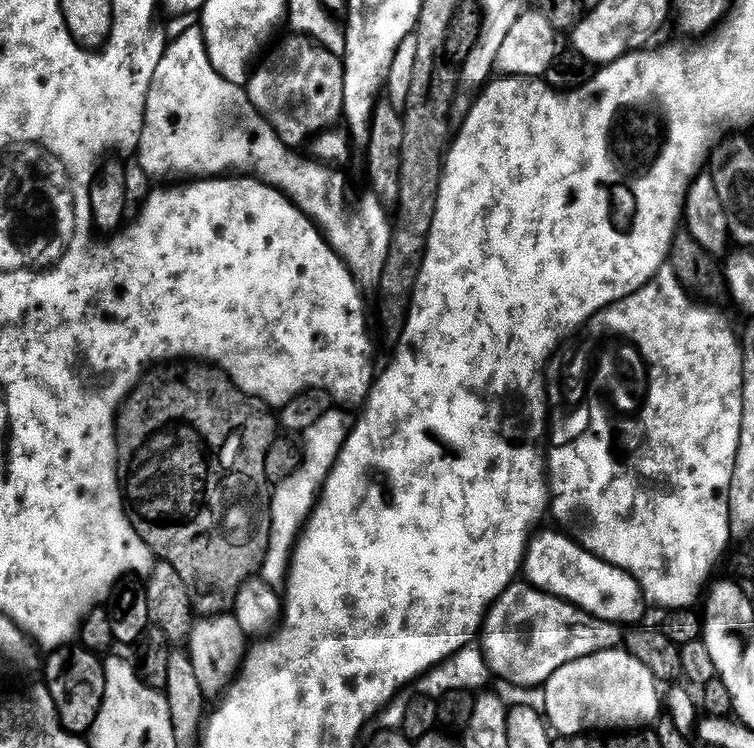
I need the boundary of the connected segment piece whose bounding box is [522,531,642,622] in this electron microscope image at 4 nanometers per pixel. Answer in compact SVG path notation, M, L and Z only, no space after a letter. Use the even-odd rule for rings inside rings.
M539 532L526 545L522 572L528 575L525 576L527 583L568 600L605 622L628 620L639 610L640 583L625 568L595 556L583 543L576 541L575 544L560 532Z

